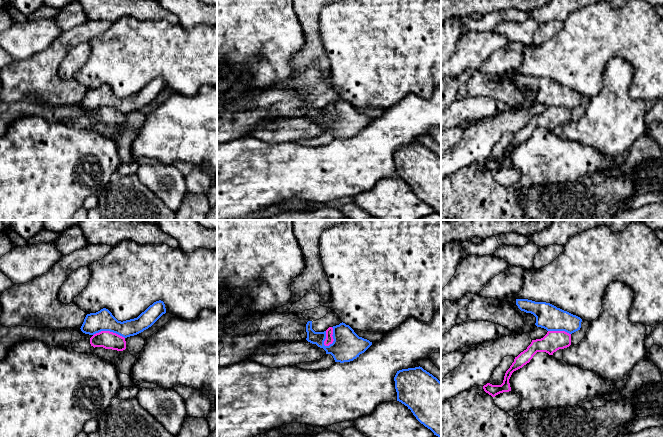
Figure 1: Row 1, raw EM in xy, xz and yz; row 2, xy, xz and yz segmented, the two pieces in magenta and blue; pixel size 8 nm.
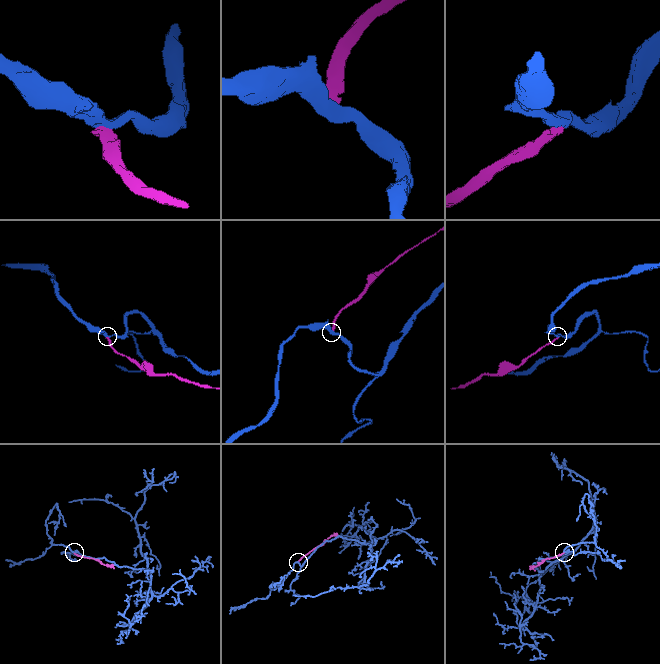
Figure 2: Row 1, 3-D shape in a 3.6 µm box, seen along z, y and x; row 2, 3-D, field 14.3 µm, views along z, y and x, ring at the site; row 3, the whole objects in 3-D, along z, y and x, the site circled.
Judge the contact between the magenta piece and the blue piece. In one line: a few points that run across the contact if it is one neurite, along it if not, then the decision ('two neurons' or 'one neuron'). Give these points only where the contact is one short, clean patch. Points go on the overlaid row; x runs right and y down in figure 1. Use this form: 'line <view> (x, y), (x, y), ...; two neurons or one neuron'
line xz (332, 327), (333, 341), (325, 346); two neurons

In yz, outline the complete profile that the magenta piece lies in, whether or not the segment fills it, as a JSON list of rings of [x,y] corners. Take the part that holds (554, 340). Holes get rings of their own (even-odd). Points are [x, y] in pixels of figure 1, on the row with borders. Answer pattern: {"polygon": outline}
{"polygon": [[[548,331],[543,338],[532,340],[527,349],[515,357],[514,362],[506,371],[501,385],[487,383],[483,386],[484,391],[492,397],[503,392],[511,391],[509,379],[512,373],[529,363],[537,352],[546,352],[549,355],[553,355],[557,350],[567,348],[570,345],[571,334],[565,331]]]}

